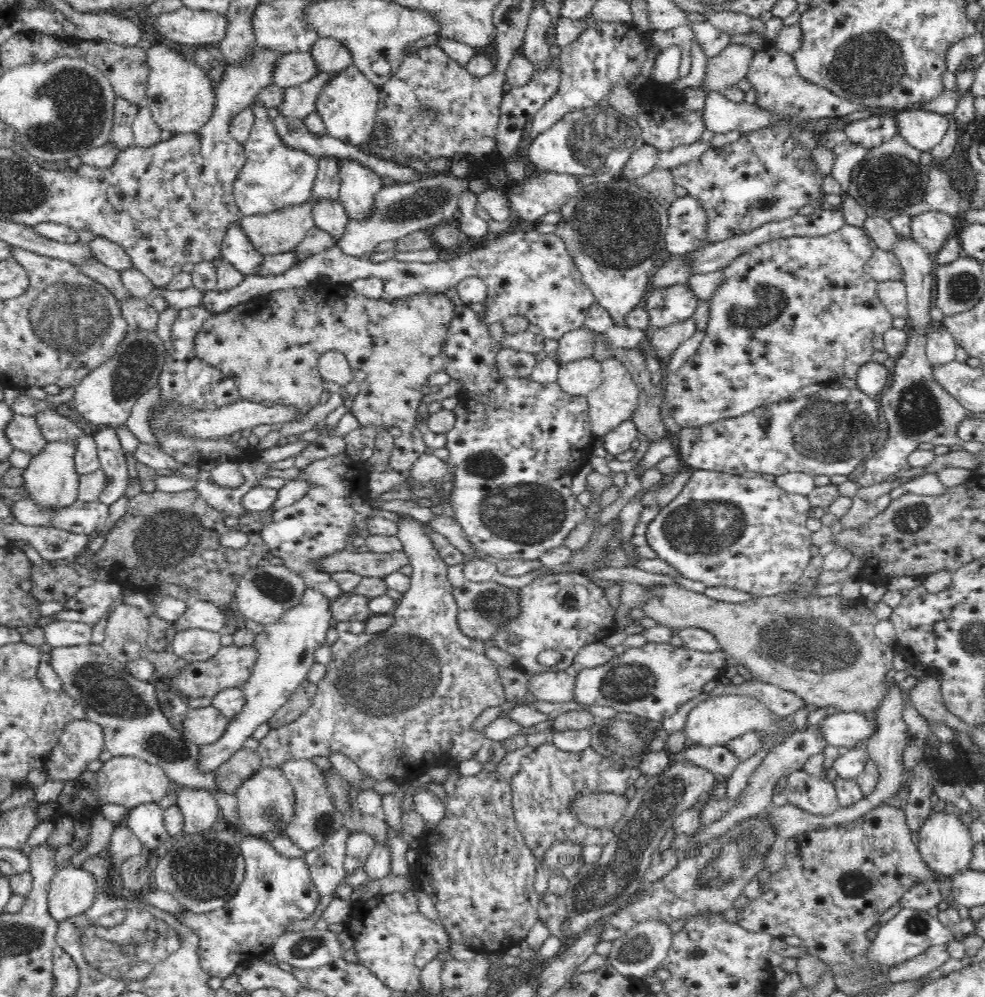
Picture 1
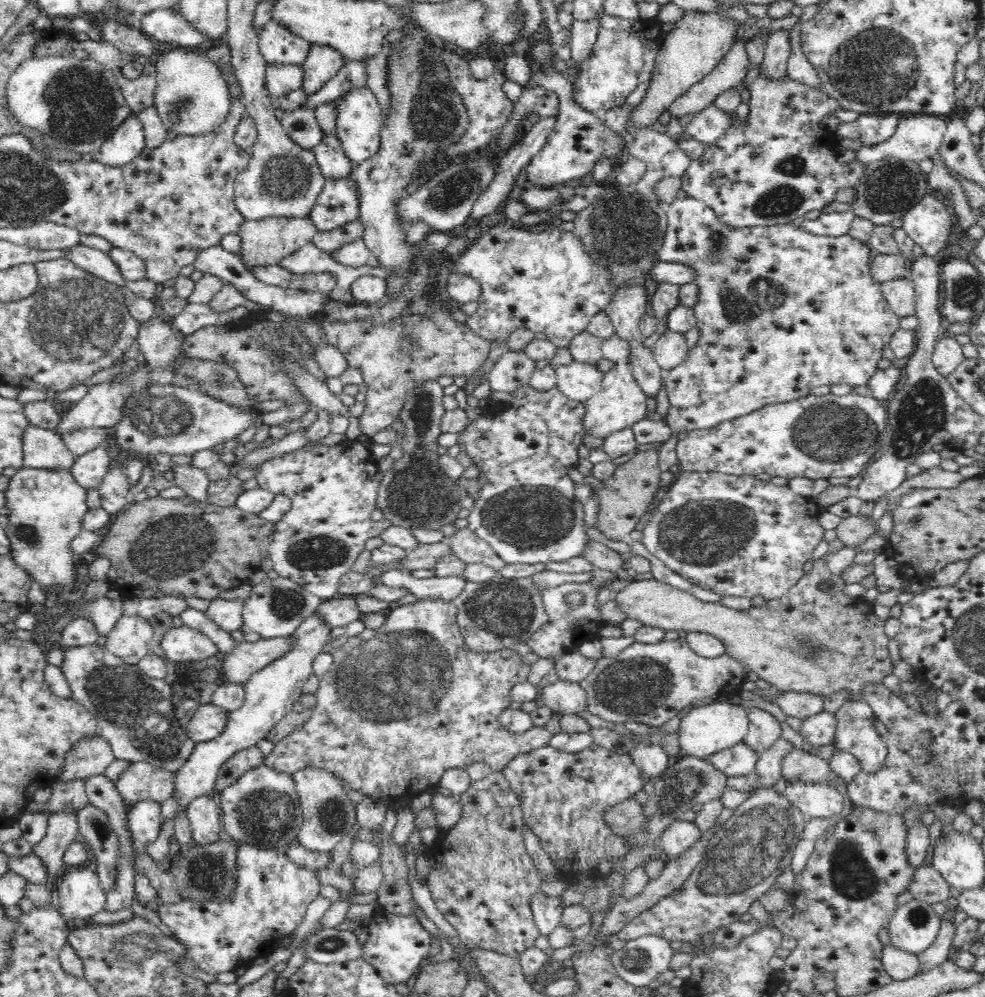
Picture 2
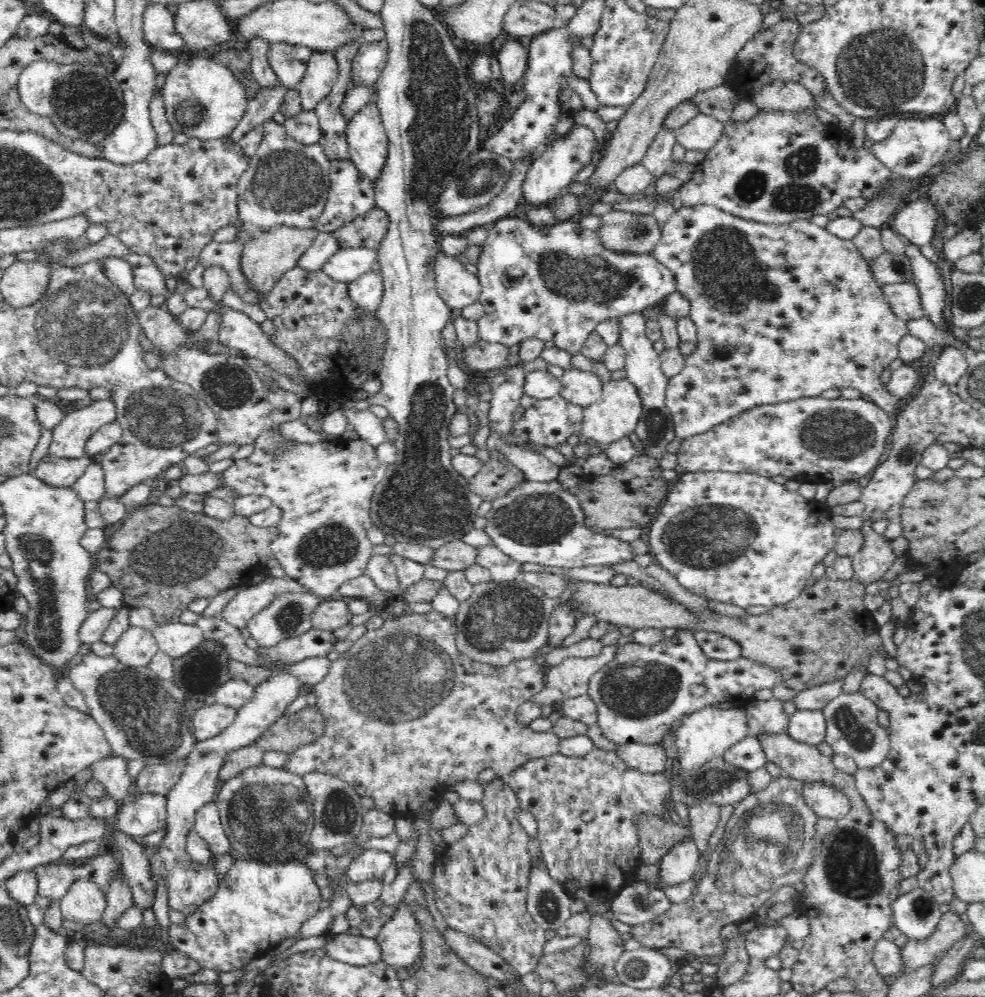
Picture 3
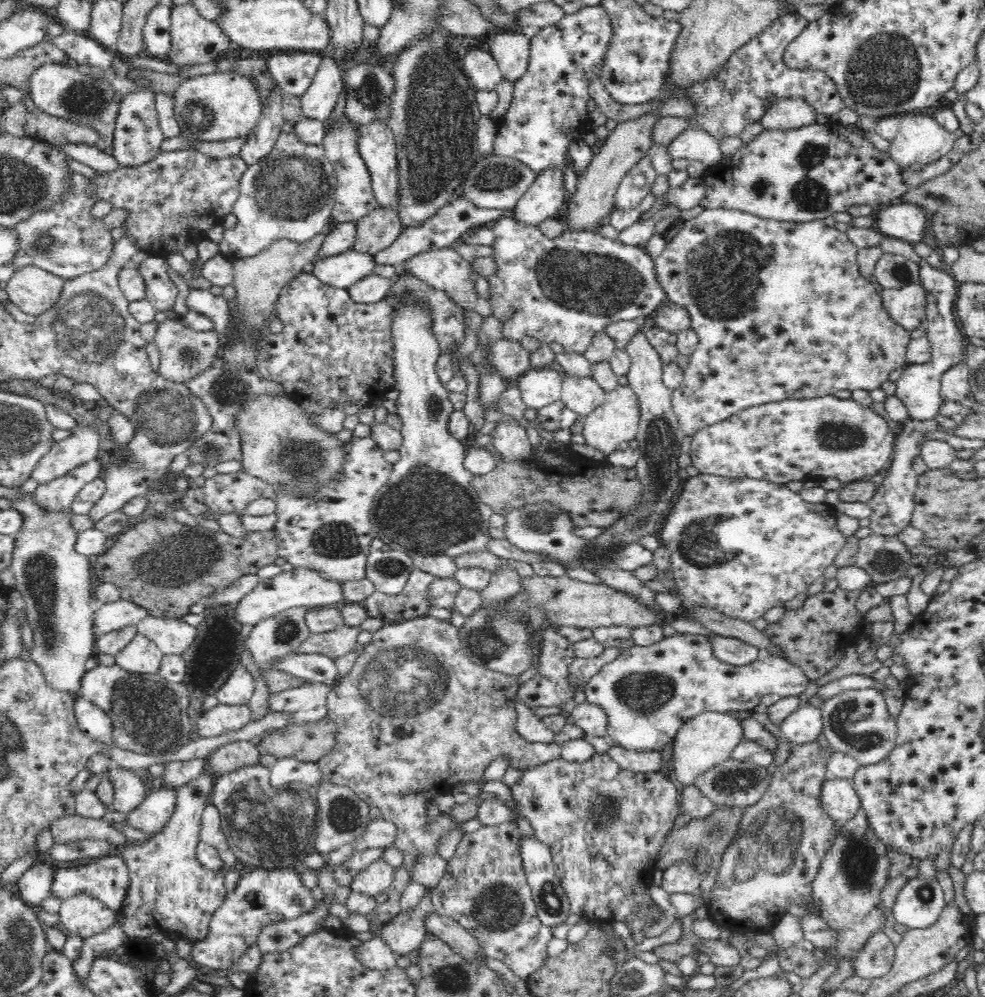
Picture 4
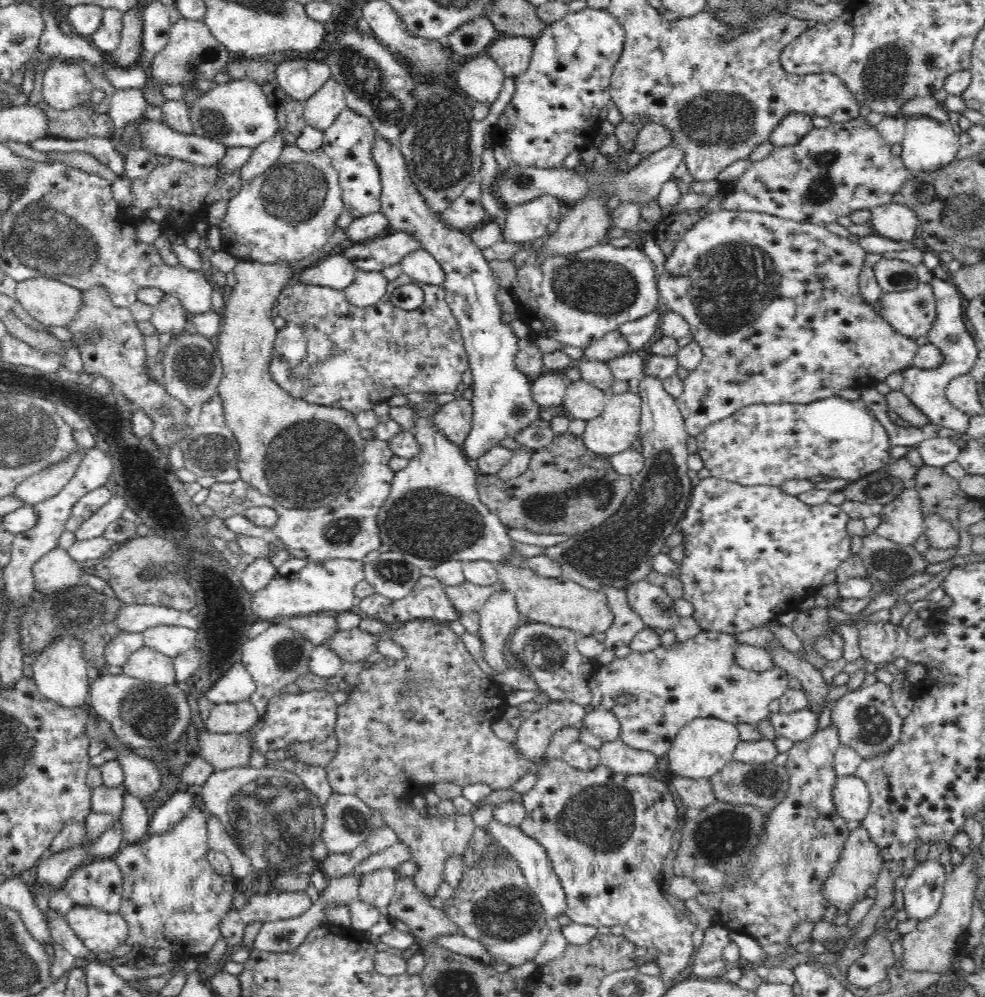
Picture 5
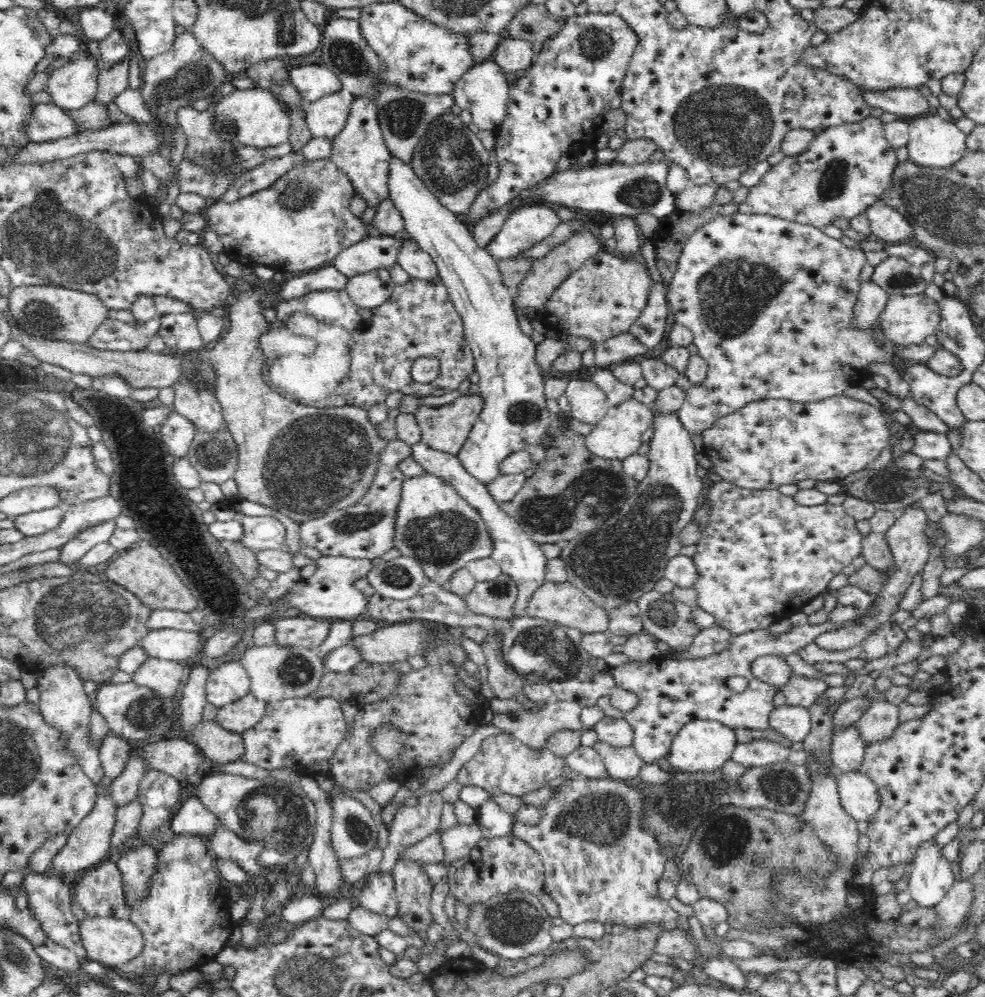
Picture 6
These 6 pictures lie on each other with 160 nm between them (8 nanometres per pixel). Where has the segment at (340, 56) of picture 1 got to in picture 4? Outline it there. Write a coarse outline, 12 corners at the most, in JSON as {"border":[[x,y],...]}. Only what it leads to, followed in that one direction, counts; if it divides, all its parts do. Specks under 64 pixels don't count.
{"border":[[324,58],[301,96],[304,117],[326,123],[344,90],[339,64]]}

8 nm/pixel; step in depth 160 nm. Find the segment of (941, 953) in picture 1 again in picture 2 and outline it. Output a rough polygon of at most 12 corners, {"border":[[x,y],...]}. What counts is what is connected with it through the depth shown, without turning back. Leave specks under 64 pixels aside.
{"border":[[884,945],[882,965],[893,981],[918,975],[918,956]]}

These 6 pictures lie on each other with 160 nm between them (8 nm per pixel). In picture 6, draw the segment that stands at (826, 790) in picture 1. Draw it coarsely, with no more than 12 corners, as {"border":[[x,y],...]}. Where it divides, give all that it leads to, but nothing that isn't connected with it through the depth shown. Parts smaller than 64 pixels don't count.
{"border":[[859,770],[837,783],[846,812],[870,821],[880,806],[876,783]]}

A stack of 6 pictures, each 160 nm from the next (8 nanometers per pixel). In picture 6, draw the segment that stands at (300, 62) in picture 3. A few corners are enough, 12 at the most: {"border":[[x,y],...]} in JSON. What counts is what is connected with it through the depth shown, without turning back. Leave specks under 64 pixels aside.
{"border":[[321,63],[288,77],[306,104],[343,88]]}

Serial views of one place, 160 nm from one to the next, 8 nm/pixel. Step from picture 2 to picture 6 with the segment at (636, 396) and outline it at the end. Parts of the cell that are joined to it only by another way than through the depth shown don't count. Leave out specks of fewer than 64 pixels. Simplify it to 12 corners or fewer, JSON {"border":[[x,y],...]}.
{"border":[[630,398],[585,436],[594,456],[624,461],[651,427],[651,407]]}

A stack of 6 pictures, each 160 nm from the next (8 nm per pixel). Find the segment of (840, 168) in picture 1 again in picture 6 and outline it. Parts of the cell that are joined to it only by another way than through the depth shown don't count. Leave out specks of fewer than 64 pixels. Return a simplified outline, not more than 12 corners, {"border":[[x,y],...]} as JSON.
{"border":[[934,111],[909,119],[909,159],[948,168],[967,135]]}

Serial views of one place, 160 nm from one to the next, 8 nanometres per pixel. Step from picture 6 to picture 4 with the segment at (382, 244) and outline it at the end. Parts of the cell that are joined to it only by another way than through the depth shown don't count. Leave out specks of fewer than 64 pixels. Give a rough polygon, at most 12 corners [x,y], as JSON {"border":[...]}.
{"border":[[455,195],[421,225],[403,227],[376,265],[398,266],[452,247],[504,210]]}

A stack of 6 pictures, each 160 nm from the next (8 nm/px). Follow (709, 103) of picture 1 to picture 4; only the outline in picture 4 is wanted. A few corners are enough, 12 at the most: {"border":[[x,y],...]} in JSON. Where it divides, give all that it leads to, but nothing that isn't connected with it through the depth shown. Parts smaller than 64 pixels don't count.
{"border":[[688,128],[667,146],[673,161],[700,160],[708,169],[723,156],[720,141]]}

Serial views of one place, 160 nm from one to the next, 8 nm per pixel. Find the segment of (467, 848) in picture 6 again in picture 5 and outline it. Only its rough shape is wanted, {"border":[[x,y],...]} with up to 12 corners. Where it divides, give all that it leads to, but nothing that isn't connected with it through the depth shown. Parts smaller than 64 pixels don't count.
{"border":[[447,624],[338,706],[327,777],[410,847],[438,894],[476,825],[412,804],[437,782],[510,789],[528,759],[493,731],[507,694]]}

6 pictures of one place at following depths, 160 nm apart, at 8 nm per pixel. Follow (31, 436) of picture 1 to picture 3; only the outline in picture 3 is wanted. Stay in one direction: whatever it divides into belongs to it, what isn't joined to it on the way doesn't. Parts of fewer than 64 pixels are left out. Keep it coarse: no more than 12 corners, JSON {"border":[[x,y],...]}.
{"border":[[46,456],[34,475],[52,487],[73,487],[91,457]]}

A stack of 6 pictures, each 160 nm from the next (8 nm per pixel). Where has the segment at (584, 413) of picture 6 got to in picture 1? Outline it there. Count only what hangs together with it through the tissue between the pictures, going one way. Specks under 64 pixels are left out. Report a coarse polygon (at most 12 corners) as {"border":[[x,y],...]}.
{"border":[[601,362],[561,363],[557,383],[570,396],[602,384]]}

